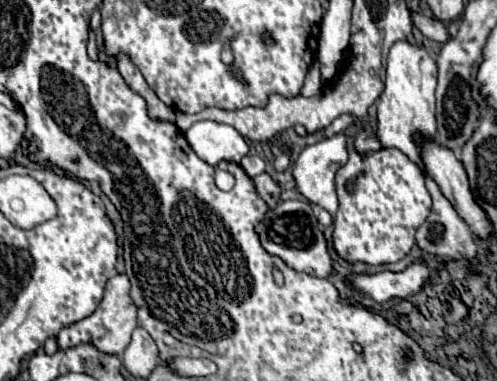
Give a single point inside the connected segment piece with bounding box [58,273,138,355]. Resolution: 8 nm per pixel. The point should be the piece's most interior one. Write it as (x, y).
(109, 328)

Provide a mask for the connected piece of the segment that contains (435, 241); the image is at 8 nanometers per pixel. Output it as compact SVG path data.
M426 177L426 187L432 195L432 215L428 215L428 219L420 225L418 233L416 233L416 245L430 253L430 255L436 255L436 257L442 257L444 263L450 263L450 261L458 261L462 257L466 259L474 259L478 255L478 249L476 249L476 241L474 241L474 235L472 231L468 229L468 225L458 217L458 213L454 211L454 207L450 205L450 201L440 193L438 185L434 183L432 177Z

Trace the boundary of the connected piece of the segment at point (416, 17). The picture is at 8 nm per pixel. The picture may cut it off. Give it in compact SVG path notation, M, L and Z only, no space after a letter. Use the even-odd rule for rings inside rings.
M410 11L410 19L412 19L414 27L418 27L422 31L422 35L426 35L428 39L442 41L442 43L448 39L448 31L446 31L446 27L444 27L442 21L428 19L428 17L424 17L424 15L416 13L416 11Z

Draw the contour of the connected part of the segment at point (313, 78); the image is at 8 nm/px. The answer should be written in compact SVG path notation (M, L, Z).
M314 57L314 65L310 65L308 73L306 73L306 81L302 87L302 97L314 97L318 95L322 89L322 77L320 77L320 63L318 57Z

